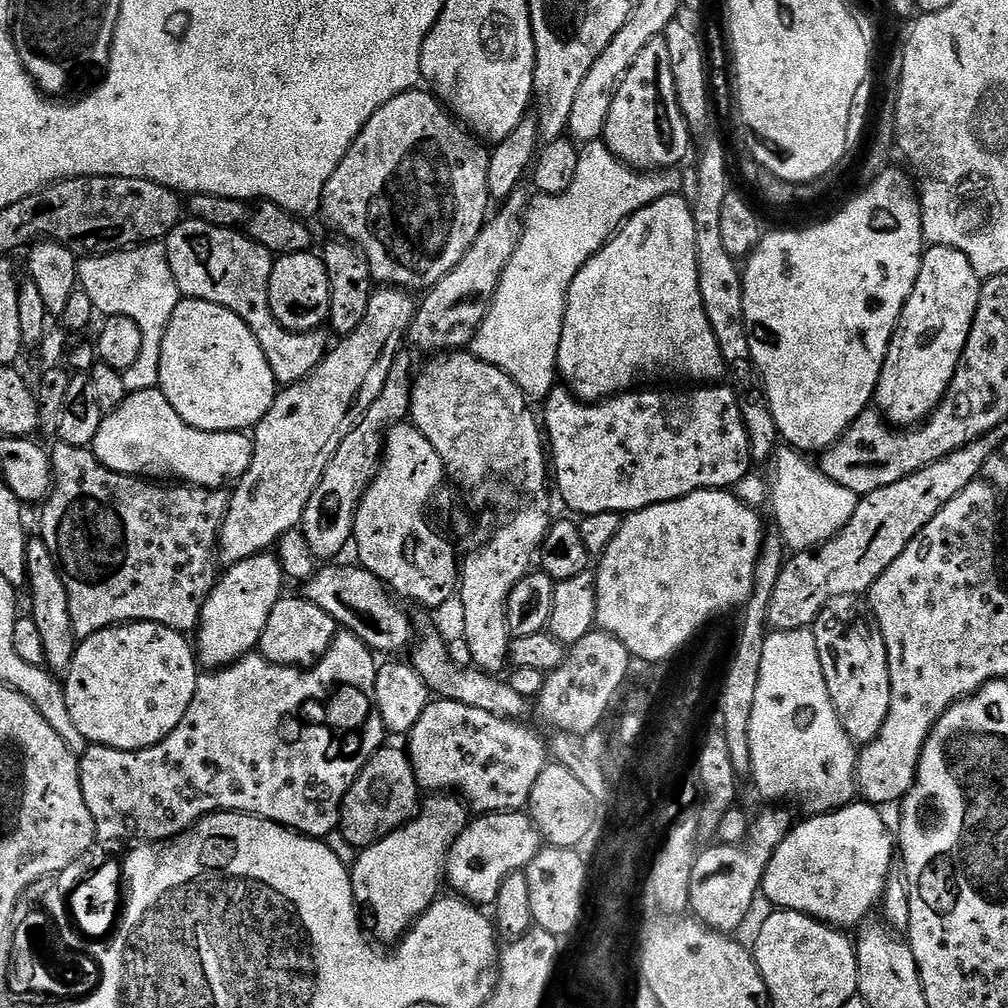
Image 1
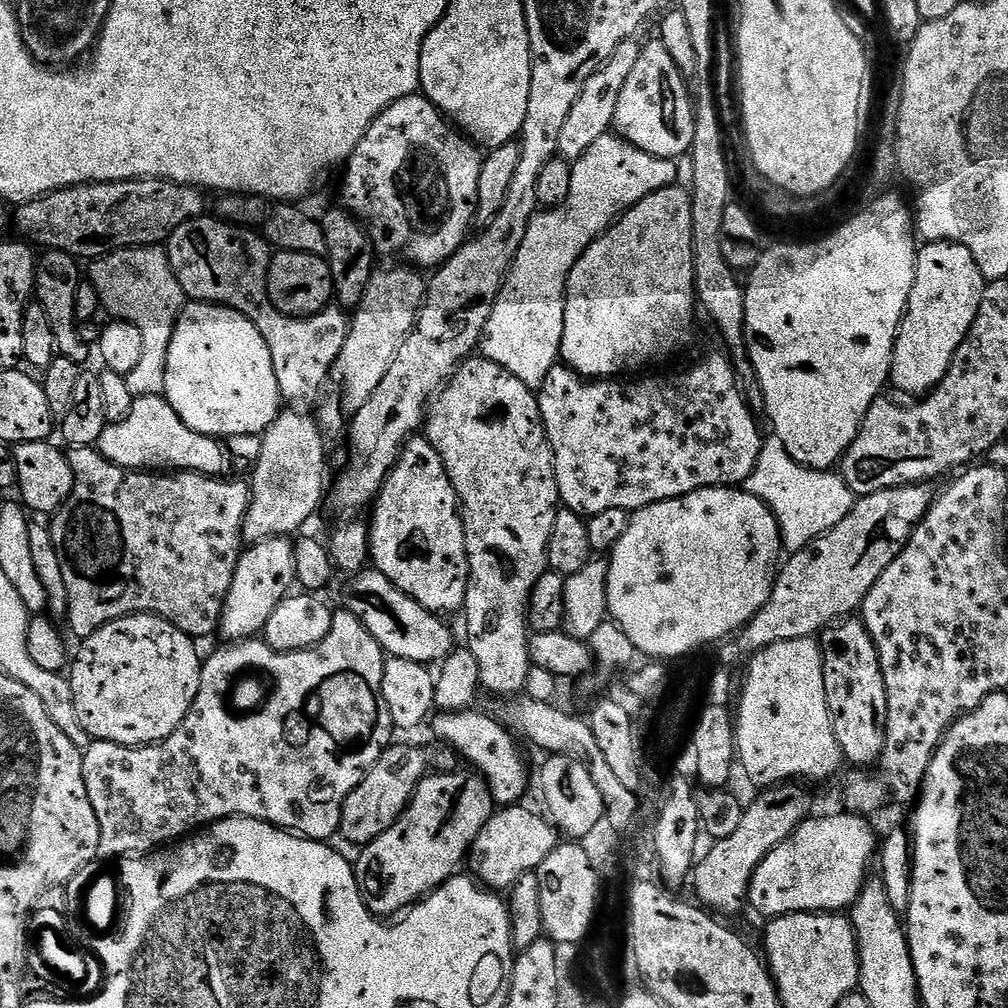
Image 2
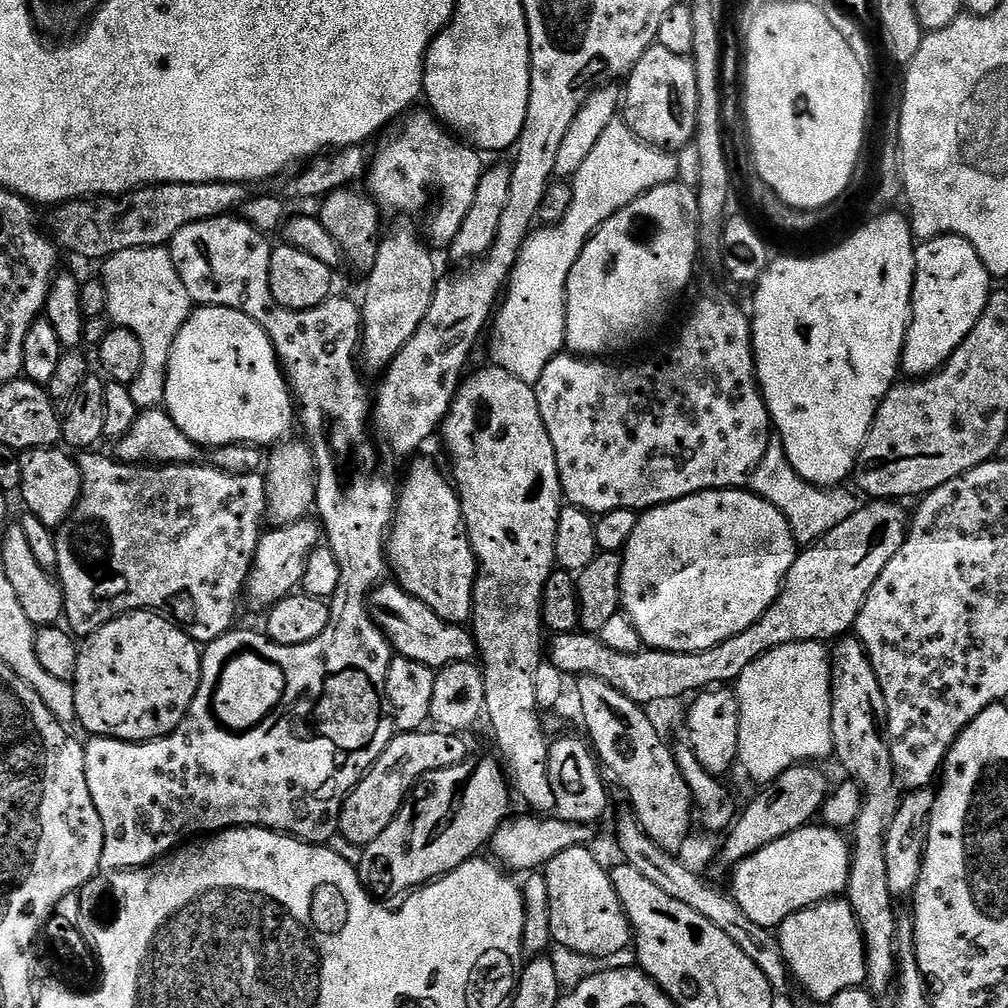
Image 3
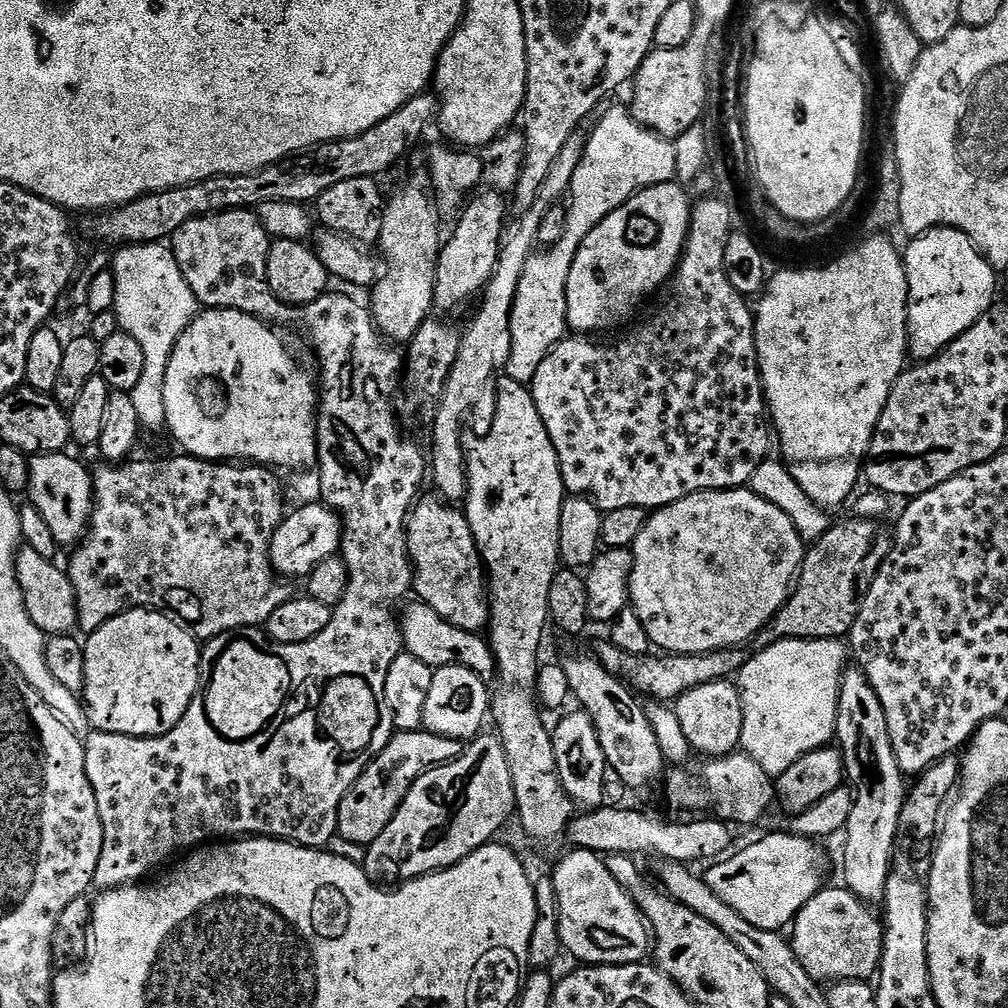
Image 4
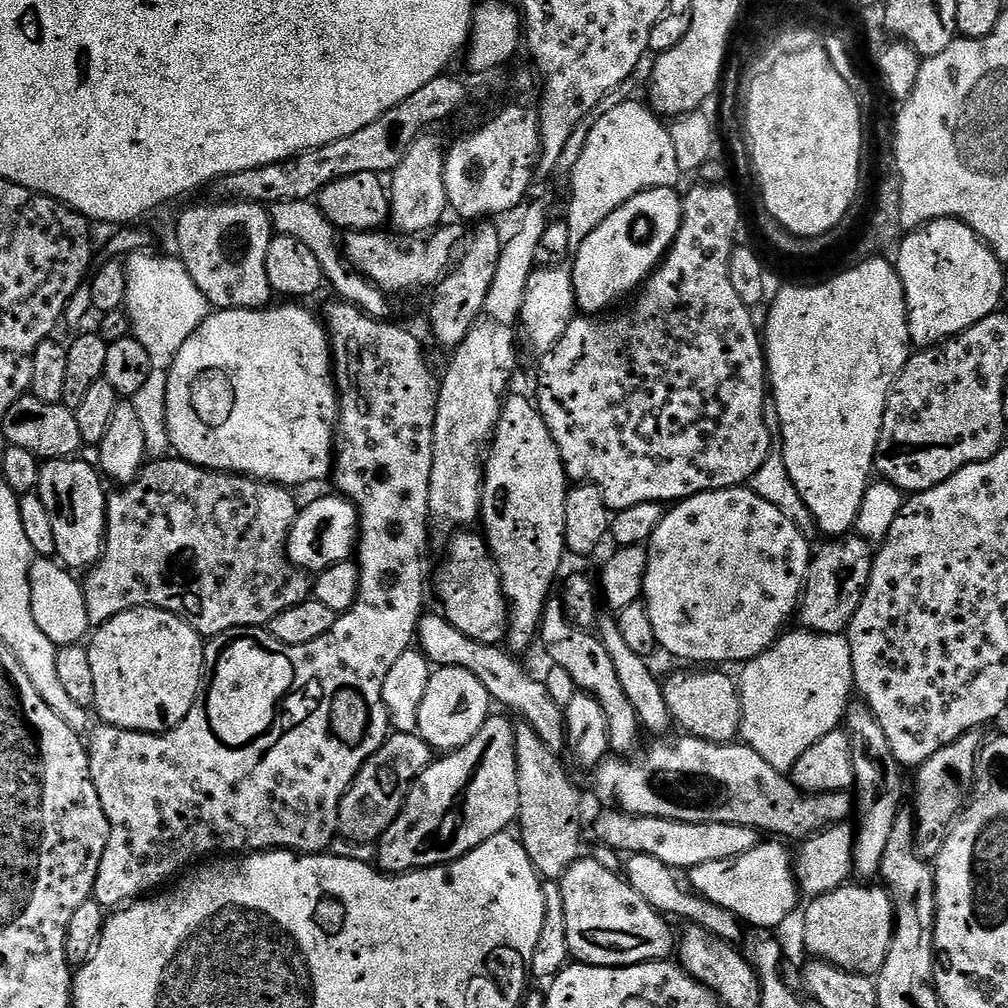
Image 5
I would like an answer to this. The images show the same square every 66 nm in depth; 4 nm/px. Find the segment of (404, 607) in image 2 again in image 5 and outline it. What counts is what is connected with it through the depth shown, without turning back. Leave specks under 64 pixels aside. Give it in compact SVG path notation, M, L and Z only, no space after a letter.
M425 614L420 618L418 648L427 656L428 663L436 668L470 670L470 674L474 674L474 678L478 678L478 682L486 686L488 695L499 707L501 704L502 707L509 708L504 709L509 713L517 712L520 715L519 719L529 724L552 752L560 754L565 751L563 711L554 702L554 698L550 698L543 679L536 677L535 680L516 661L519 659L507 647L474 642L474 638L466 638L466 634L462 634L462 630L445 620L443 615Z

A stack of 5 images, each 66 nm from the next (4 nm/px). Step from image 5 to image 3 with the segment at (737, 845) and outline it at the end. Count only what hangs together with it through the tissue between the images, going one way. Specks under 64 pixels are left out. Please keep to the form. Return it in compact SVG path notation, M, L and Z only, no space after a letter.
M536 814L527 815L513 815L505 820L503 824L498 826L498 830L490 841L490 849L492 848L493 852L491 855L509 873L528 874L533 870L543 869L548 861L554 859L558 854L562 854L562 850L583 848L593 843L591 840L594 828L591 824L575 824L559 818L541 818Z

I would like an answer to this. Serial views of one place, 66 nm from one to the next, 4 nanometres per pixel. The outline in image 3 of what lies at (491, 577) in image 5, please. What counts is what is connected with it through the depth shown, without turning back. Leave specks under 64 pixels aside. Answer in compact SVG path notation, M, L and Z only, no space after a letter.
M420 454L411 461L396 497L396 515L388 529L386 555L388 566L395 583L399 584L418 602L430 606L438 618L450 624L467 625L472 619L472 595L476 585L476 556L470 546L466 522L462 514L460 497L456 495L453 481L440 473L440 468L430 457Z

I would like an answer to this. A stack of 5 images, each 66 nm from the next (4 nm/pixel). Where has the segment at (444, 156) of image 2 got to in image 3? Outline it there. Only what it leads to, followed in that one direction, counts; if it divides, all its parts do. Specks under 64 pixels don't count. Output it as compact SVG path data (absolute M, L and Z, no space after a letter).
M409 111L403 117L404 125L401 126L400 133L377 156L375 153L371 157L366 173L366 191L376 201L381 213L401 212L404 216L413 216L420 223L419 231L429 245L448 246L462 228L462 221L474 202L474 194L478 194L478 182L486 164L485 161L480 161L482 156L477 149L441 126L431 111L416 111Z

